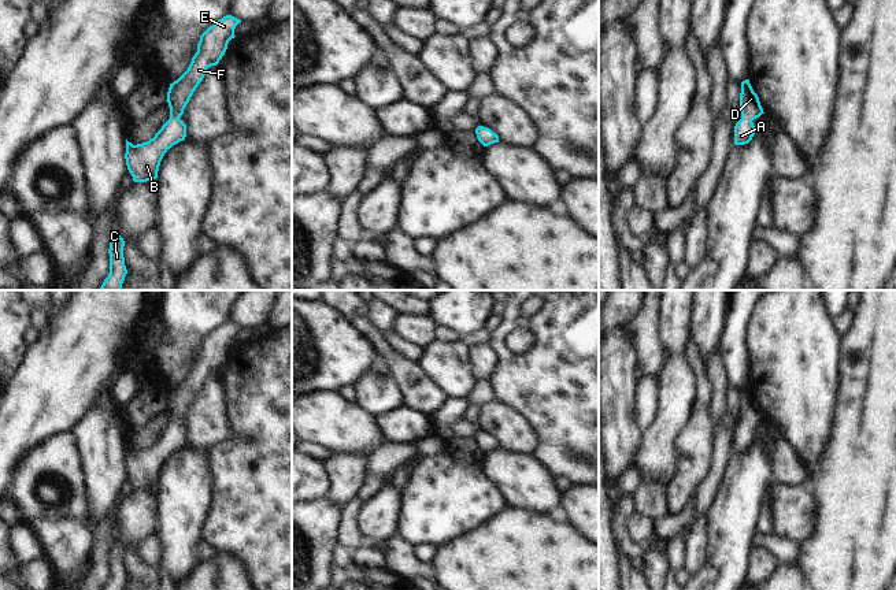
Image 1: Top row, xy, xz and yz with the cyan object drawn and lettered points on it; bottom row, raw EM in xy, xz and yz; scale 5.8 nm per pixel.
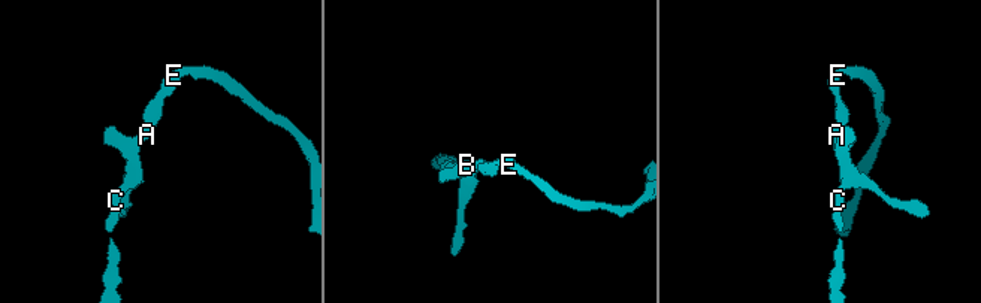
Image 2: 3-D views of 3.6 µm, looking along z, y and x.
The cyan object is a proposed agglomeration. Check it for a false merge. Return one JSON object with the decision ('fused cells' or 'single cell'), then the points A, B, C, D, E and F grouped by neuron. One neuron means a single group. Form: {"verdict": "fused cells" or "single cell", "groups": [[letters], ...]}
{"verdict": "single cell", "groups": [["A", "B", "C", "D", "E", "F"]]}

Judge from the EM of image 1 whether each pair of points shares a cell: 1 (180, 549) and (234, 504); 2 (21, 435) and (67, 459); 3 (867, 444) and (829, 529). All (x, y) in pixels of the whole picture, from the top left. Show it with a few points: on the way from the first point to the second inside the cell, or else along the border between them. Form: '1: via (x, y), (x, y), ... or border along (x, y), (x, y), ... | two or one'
1: border along (210, 500), (200, 538) | two
2: border along (69, 431), (47, 437), (34, 445), (15, 466) | two
3: via (867, 464), (867, 490), (850, 508) | one

